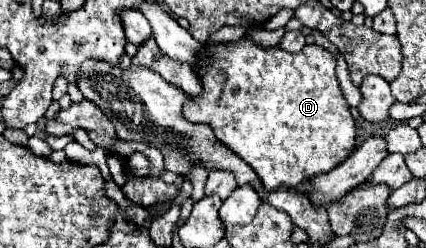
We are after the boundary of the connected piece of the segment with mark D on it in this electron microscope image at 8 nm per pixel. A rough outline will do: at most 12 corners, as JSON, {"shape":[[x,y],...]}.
{"shape":[[207,44],[209,124],[267,190],[327,174],[357,128],[335,56]]}

